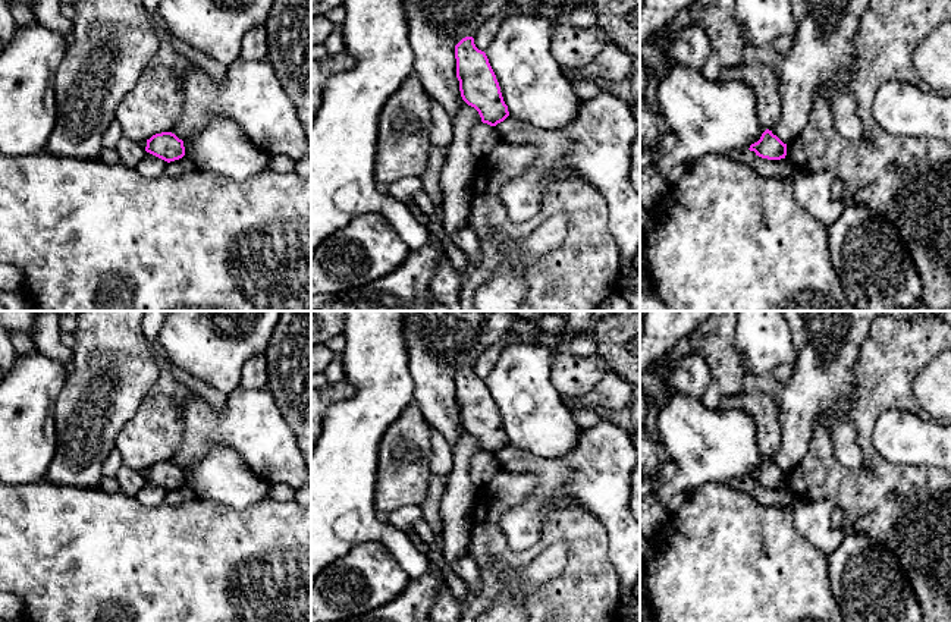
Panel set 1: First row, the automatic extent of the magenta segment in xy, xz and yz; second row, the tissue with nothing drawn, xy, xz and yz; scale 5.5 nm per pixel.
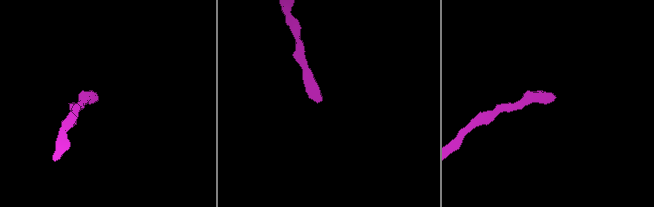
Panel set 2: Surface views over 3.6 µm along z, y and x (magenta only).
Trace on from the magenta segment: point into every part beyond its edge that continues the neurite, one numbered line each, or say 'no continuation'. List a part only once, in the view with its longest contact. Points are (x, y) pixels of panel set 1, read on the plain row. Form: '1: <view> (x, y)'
no continuation

